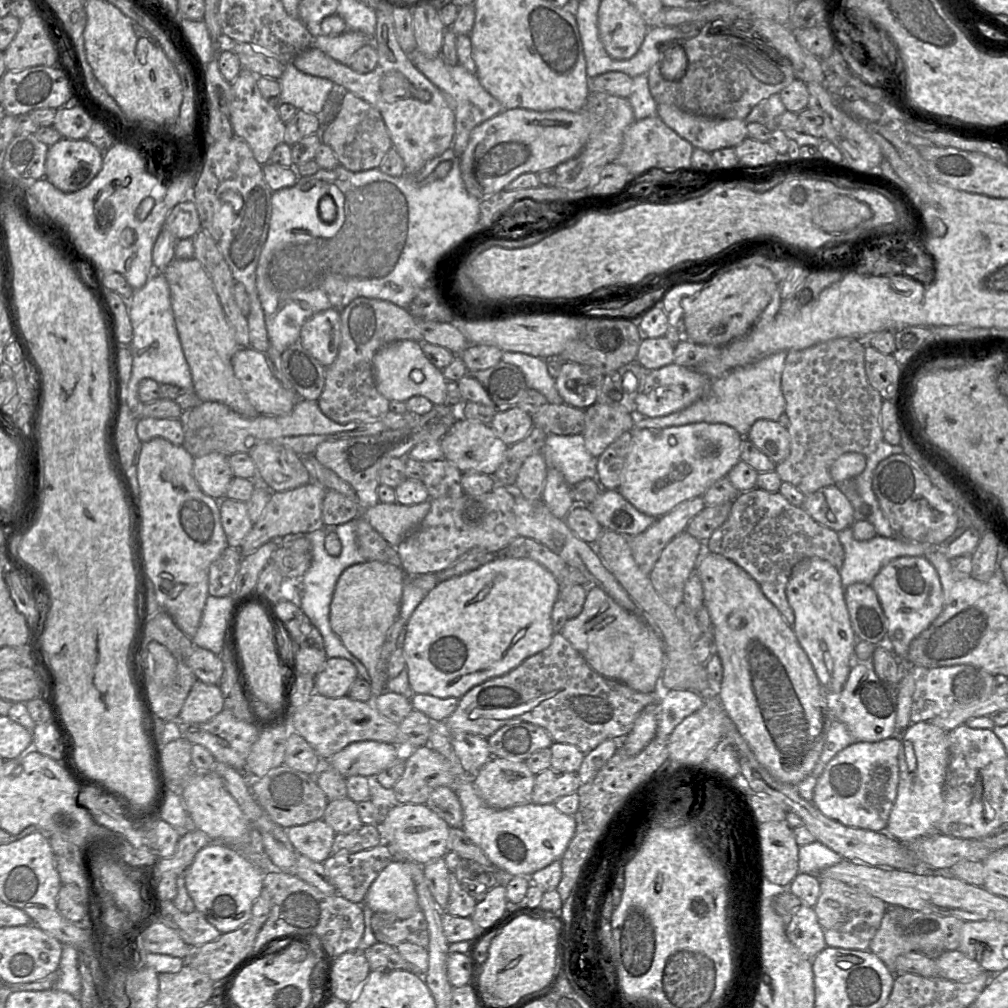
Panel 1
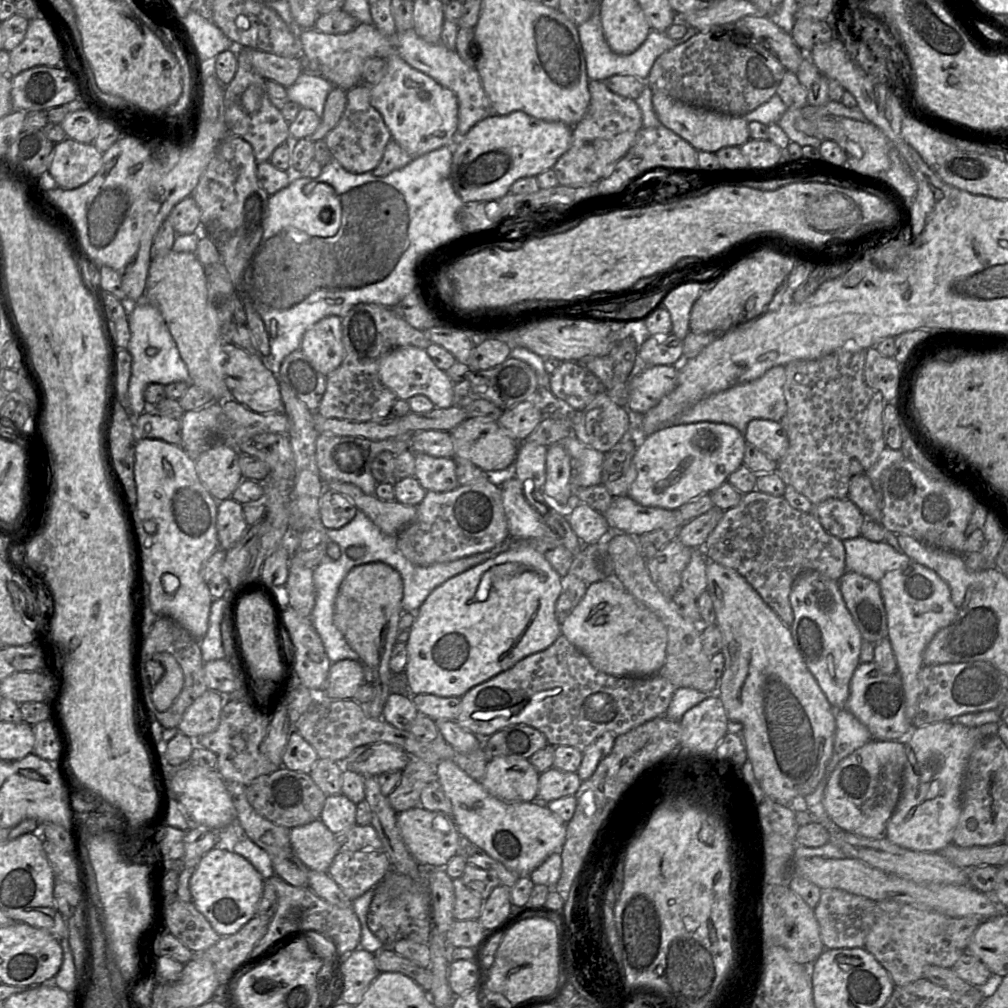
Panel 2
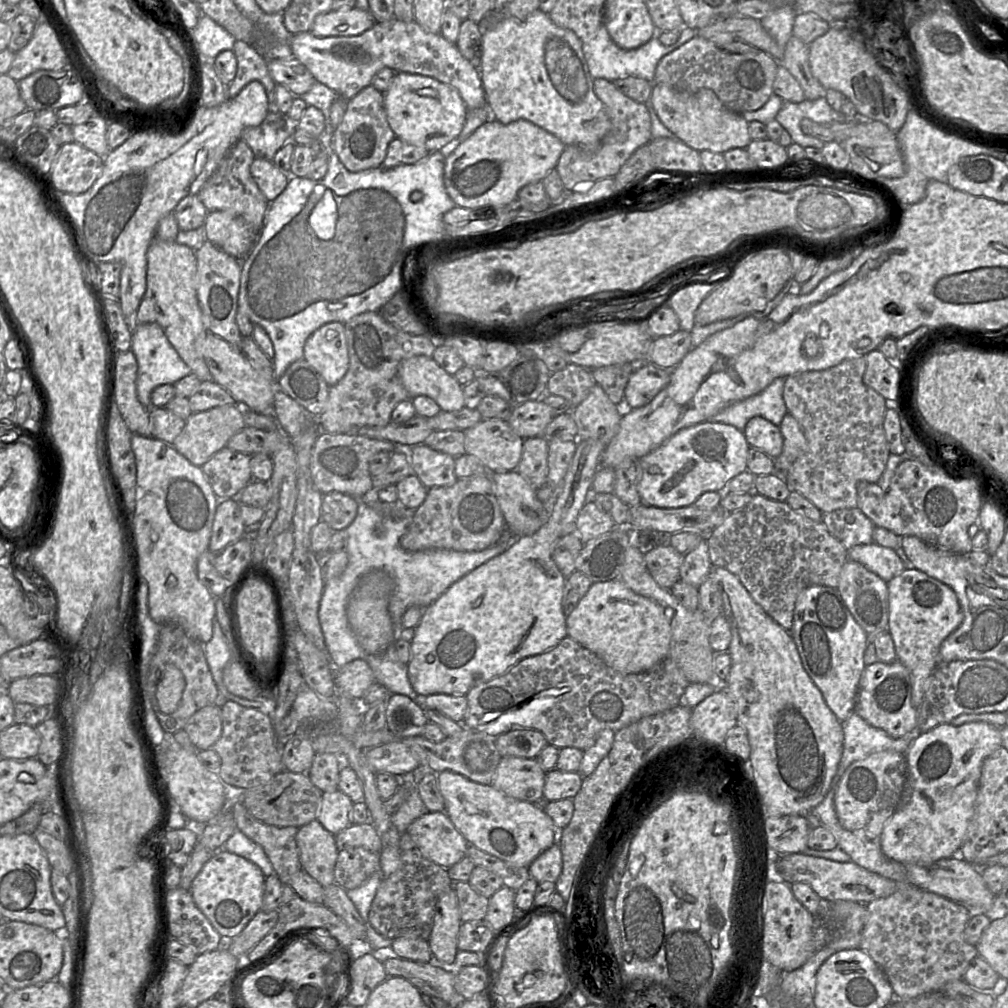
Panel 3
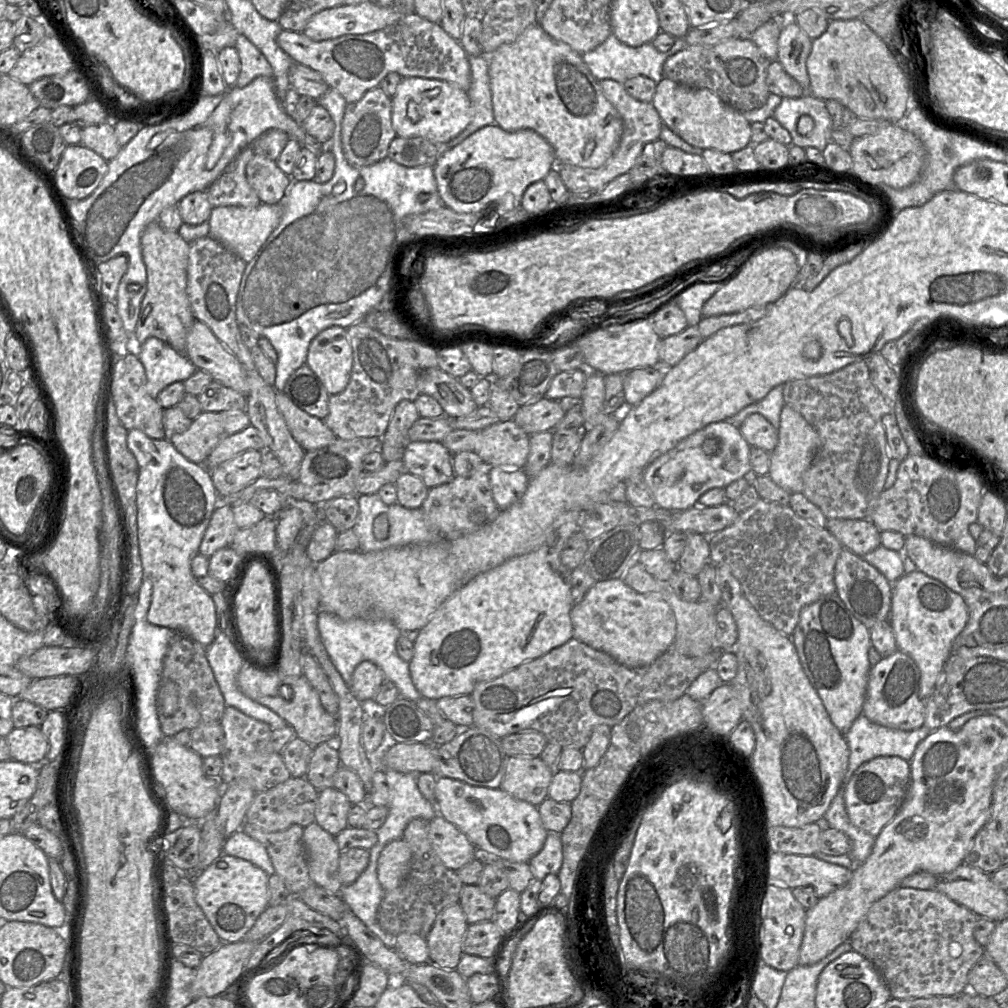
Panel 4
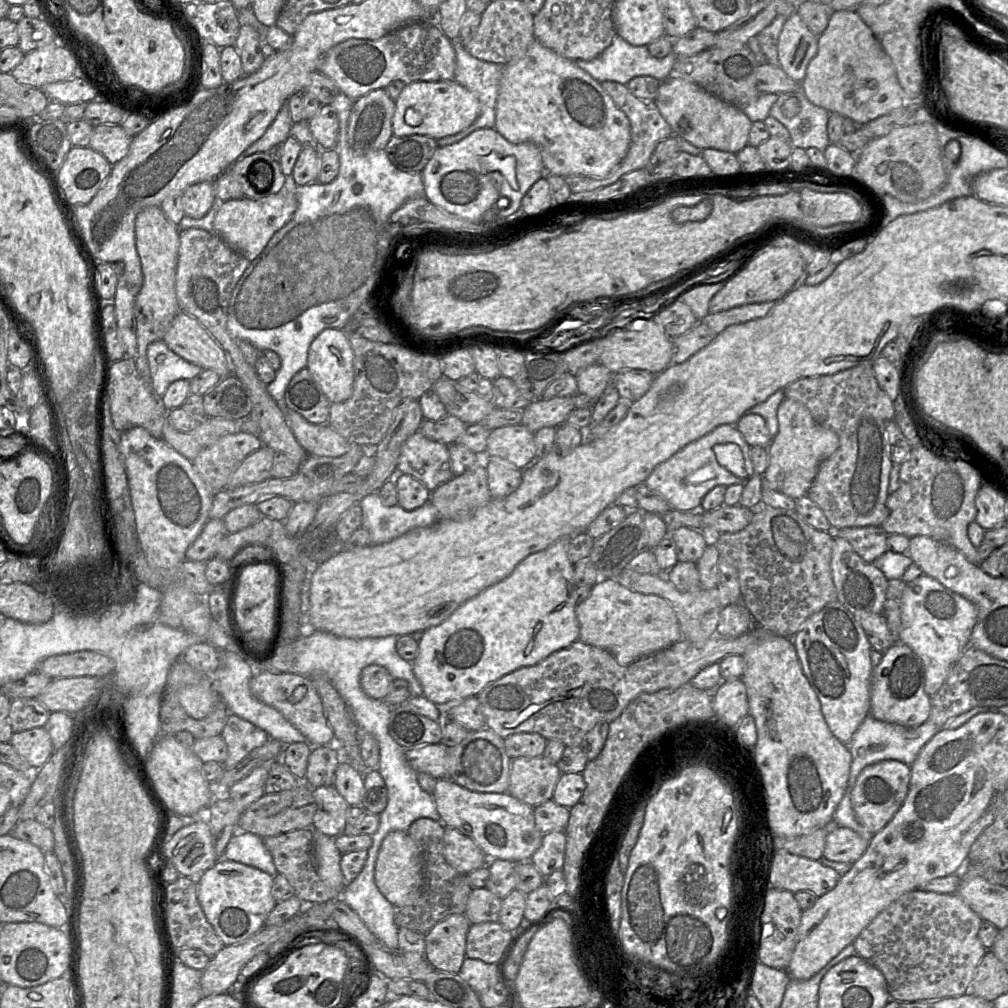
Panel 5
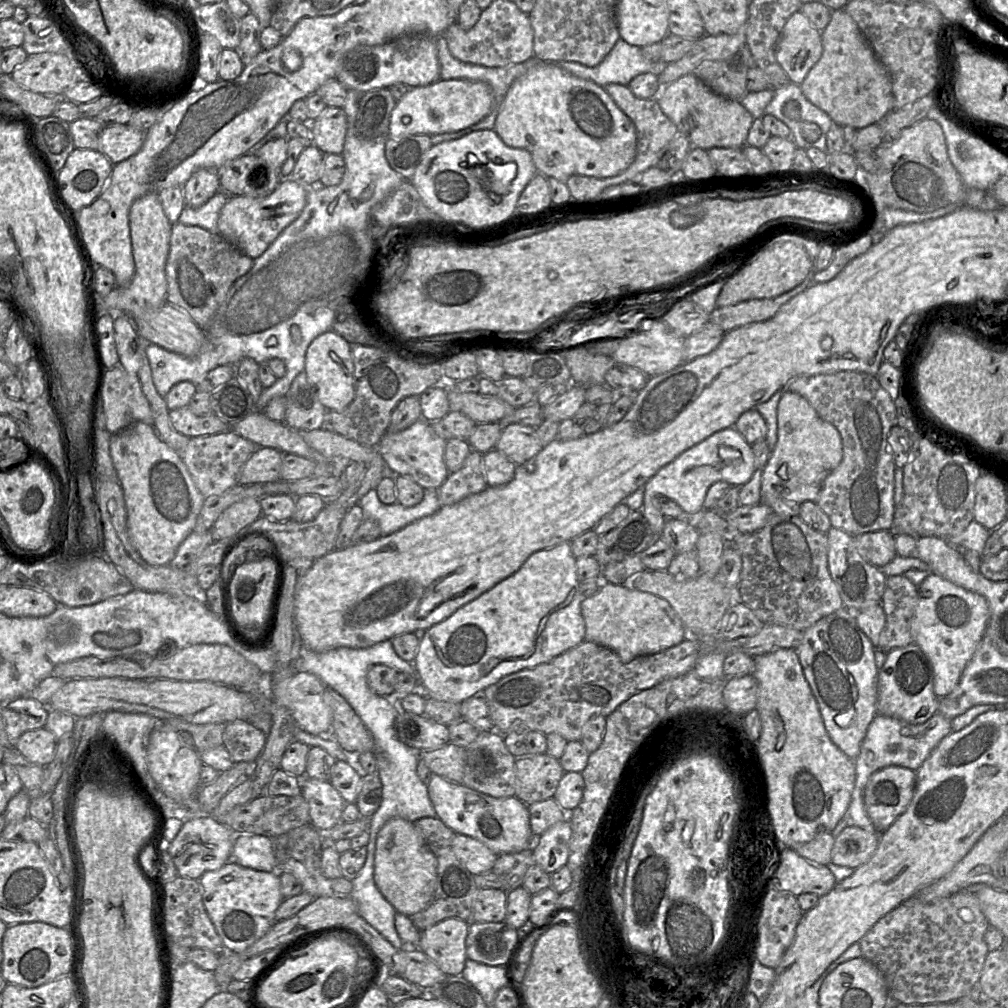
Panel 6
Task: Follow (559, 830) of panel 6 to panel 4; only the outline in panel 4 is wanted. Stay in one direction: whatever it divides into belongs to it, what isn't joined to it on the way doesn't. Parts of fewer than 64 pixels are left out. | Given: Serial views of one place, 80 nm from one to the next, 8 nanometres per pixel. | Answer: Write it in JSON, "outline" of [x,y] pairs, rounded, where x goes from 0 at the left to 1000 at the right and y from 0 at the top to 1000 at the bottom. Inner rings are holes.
{"outline":[[[544,825],[539,841],[524,855],[530,872],[553,868],[559,855],[557,826]]]}

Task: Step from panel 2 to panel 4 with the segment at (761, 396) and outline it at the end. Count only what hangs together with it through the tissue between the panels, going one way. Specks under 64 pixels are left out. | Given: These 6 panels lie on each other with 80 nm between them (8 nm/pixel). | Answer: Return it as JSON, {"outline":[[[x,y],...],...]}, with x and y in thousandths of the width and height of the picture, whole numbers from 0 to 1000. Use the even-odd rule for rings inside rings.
{"outline":[[[774,381],[769,383],[757,396],[752,399],[746,400],[729,412],[719,416],[718,418],[734,424],[738,417],[748,410],[756,411],[764,420],[773,427],[774,413],[776,405],[778,404],[778,382]]]}

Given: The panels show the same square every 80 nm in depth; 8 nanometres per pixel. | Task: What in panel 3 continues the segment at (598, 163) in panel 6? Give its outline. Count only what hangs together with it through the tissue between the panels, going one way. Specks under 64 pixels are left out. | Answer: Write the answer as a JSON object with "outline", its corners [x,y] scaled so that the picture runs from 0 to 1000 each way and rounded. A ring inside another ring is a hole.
{"outline":[[[532,10],[521,20],[501,18],[484,29],[478,28],[478,54],[474,65],[488,117],[498,123],[521,118],[555,137],[563,144],[572,144],[581,151],[589,151],[606,127],[606,121],[588,87],[577,50],[577,41],[561,28],[554,27],[545,15]]]}

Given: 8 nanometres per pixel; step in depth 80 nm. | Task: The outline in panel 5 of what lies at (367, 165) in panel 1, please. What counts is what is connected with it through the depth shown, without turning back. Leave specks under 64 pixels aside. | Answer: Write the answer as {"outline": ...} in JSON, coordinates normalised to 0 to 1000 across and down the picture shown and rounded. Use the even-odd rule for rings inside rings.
{"outline":[[[373,88],[352,99],[346,116],[345,142],[354,154],[381,149],[390,135],[390,99],[382,88]]]}

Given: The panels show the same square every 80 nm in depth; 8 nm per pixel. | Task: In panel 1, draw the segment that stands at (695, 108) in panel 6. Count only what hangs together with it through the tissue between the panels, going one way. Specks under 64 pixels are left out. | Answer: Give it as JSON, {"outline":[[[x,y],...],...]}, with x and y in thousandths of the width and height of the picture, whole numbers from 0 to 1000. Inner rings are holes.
{"outline":[[[652,103],[651,113],[688,147],[702,152],[729,147],[742,136],[739,119],[704,117],[663,103]]]}

